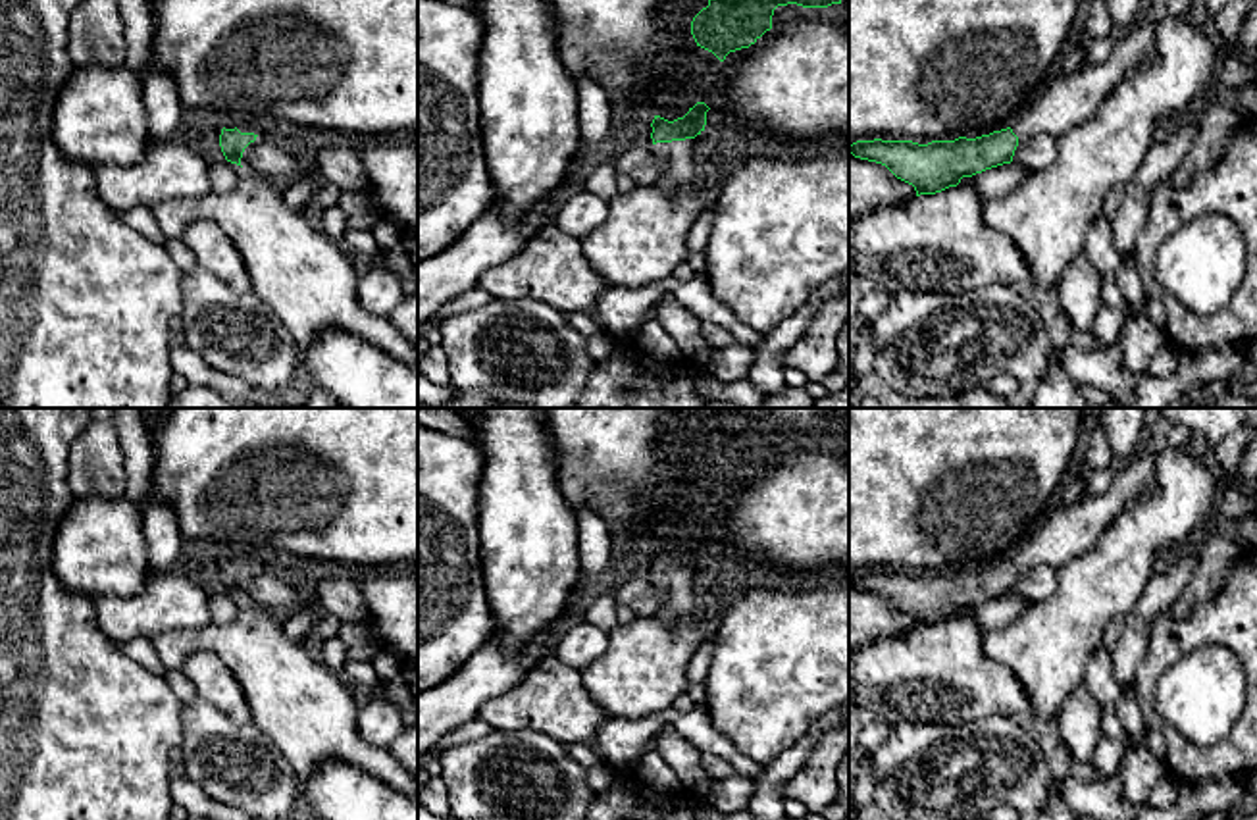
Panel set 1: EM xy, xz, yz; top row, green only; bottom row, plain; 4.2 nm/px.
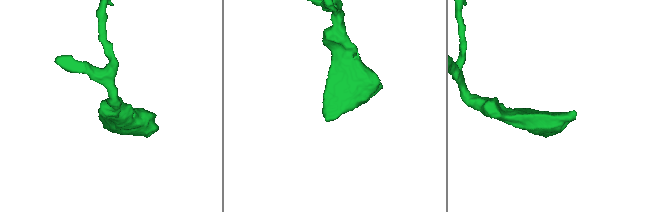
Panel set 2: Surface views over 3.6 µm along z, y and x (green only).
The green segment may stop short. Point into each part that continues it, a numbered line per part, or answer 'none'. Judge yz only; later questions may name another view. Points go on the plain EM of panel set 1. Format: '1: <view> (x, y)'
1: yz (1067, 532)

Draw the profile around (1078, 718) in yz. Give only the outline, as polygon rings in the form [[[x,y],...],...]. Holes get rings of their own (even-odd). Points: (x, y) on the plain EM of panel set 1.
[[[1086,683],[1076,687],[1061,705],[1055,714],[1059,724],[1059,735],[1063,737],[1066,751],[1078,762],[1091,762],[1091,755],[1101,728],[1101,705],[1088,689]]]

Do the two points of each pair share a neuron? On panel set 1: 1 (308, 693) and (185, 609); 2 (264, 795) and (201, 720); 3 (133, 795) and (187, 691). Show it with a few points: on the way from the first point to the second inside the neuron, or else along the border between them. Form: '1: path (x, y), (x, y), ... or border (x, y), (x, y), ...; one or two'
1: border (212, 622), (201, 628), (172, 628), (162, 634); two
2: path (253, 776), (218, 740); one
3: border (162, 676), (181, 703); two

